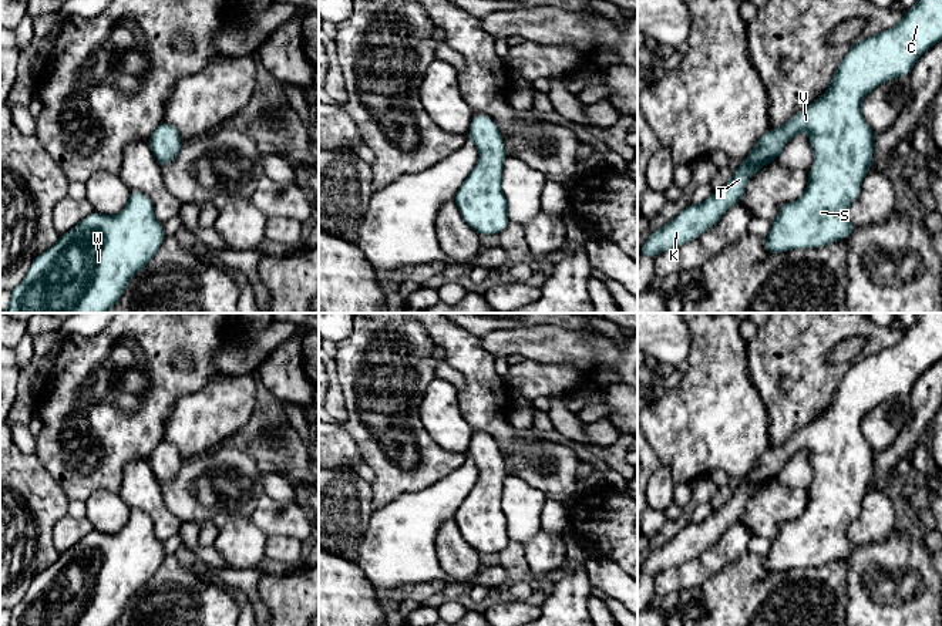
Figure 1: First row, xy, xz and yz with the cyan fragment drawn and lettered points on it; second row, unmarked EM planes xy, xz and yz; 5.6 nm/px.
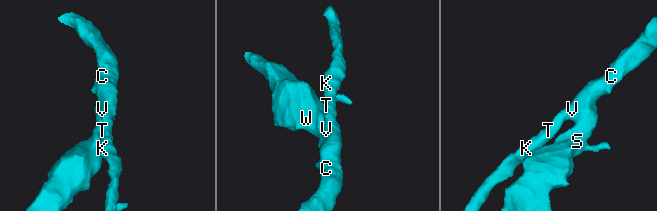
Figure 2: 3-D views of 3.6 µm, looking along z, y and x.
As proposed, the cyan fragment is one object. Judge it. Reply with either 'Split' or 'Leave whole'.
Leave whole

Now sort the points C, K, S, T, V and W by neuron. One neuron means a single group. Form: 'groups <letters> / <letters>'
groups C K S T V W

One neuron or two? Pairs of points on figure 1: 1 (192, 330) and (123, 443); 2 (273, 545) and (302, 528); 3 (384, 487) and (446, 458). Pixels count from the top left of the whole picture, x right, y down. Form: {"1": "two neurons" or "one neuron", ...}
{"1": "one neuron", "2": "two neurons", "3": "one neuron"}

